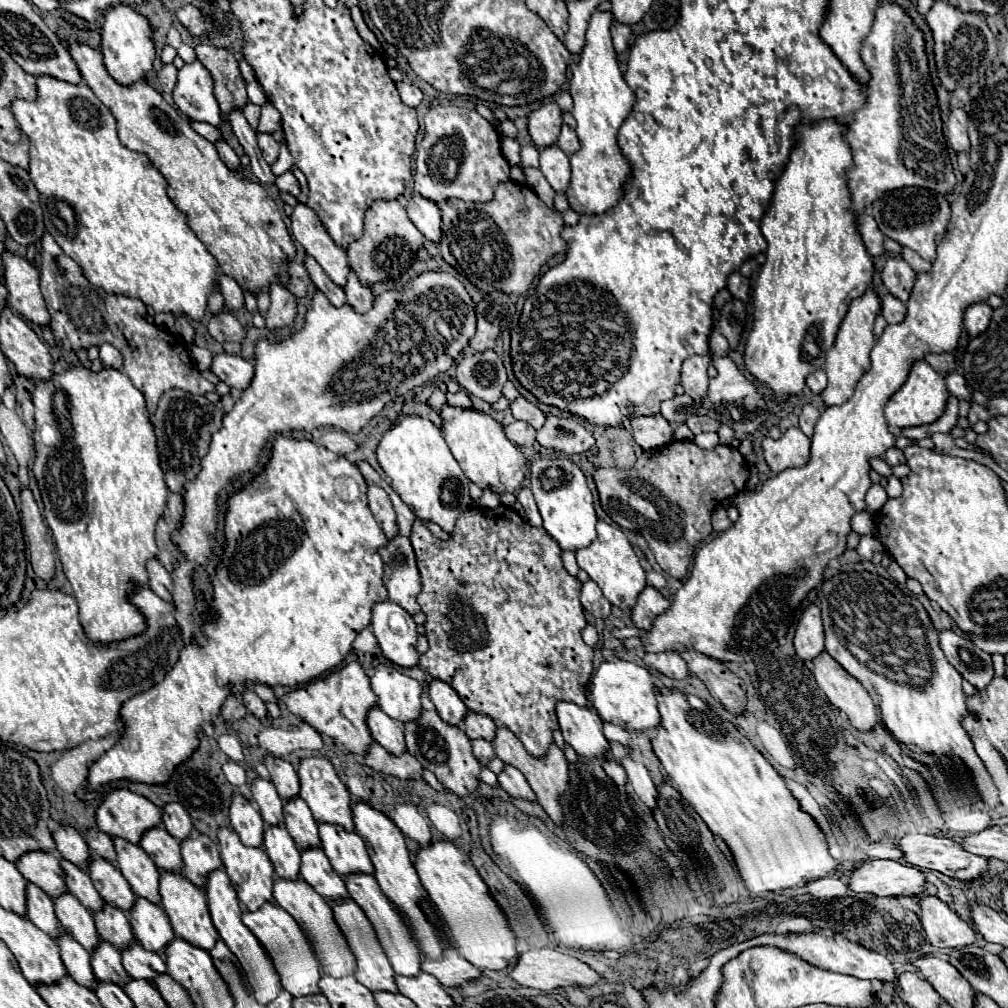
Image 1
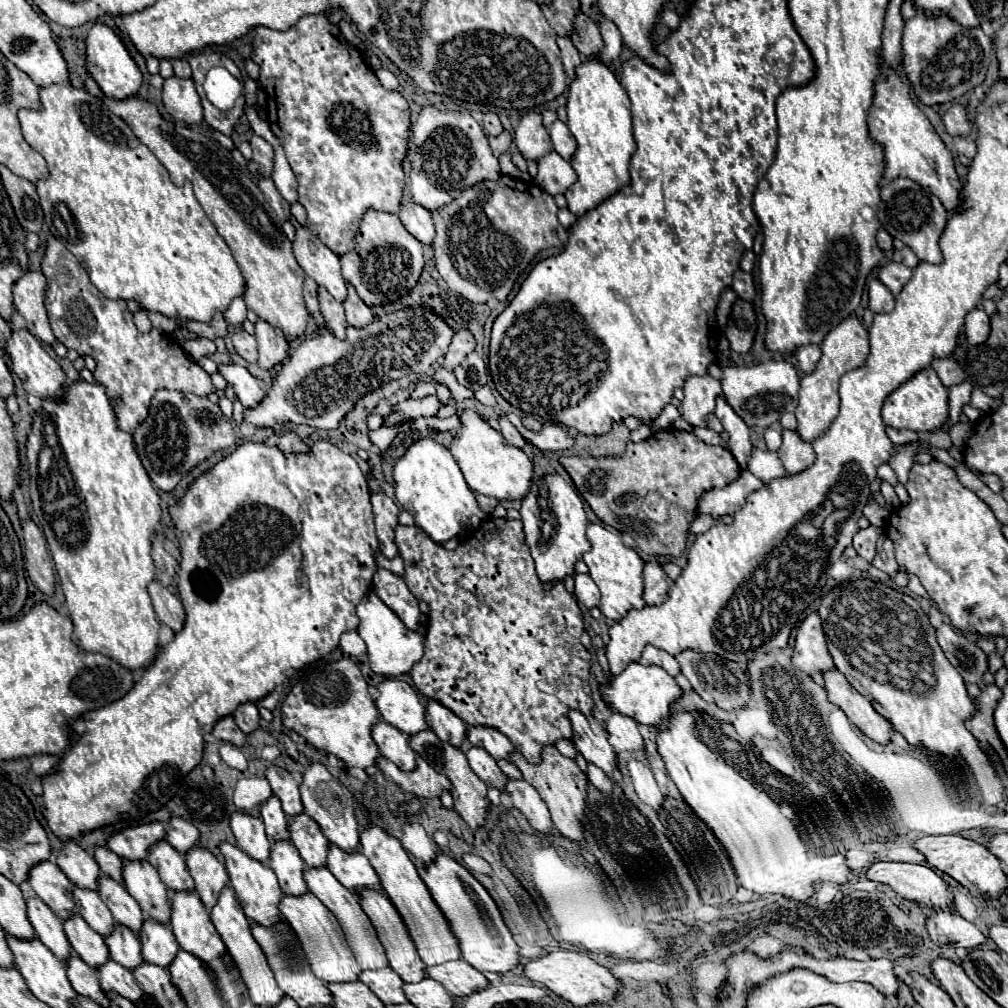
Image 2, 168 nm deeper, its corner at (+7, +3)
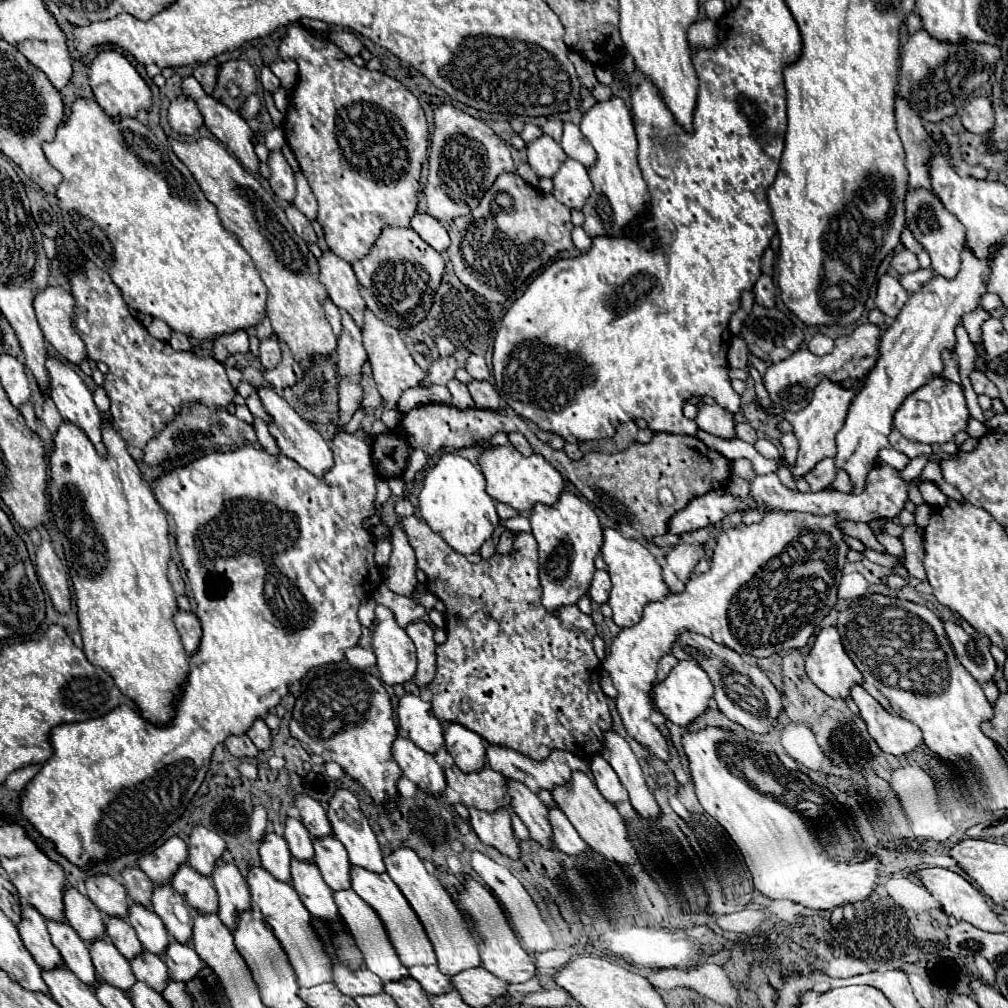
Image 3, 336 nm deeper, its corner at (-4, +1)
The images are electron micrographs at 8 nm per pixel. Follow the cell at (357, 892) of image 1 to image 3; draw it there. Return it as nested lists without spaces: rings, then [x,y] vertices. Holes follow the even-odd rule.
[[[415,965],[409,967],[409,975],[419,981],[419,985],[429,993],[429,995],[441,995],[453,989],[451,979],[443,975],[437,965]]]

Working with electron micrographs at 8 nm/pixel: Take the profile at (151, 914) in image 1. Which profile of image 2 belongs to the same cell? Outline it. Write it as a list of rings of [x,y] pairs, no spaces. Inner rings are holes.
[[[144,921],[140,931],[142,955],[144,961],[160,967],[168,967],[180,951],[180,945],[170,927],[160,925],[156,921]]]

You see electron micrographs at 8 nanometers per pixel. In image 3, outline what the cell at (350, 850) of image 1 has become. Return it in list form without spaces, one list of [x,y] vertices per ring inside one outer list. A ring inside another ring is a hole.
[[[353,865],[351,867],[351,887],[365,903],[369,903],[377,911],[377,915],[381,917],[381,921],[389,933],[389,939],[405,967],[435,963],[435,951],[433,951],[433,945],[431,945],[423,925],[419,923],[415,911],[411,909],[411,905],[407,903],[407,899],[403,897],[403,893],[399,891],[399,887],[393,883],[393,879],[387,873],[371,873],[363,867]]]

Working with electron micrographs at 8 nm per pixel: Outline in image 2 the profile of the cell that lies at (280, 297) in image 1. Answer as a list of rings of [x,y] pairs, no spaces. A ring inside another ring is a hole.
[[[258,321],[256,323],[256,341],[258,341],[258,365],[264,369],[264,371],[270,371],[274,369],[276,365],[280,365],[286,357],[288,357],[288,341],[284,339],[284,335],[274,329],[272,325],[268,325],[266,321]]]

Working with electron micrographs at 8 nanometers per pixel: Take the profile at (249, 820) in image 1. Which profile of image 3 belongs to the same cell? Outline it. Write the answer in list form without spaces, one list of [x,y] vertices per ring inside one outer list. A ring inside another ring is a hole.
[[[267,833],[261,839],[259,845],[259,857],[261,857],[261,865],[279,881],[289,881],[291,873],[289,873],[289,861],[291,861],[291,853],[287,847],[287,841],[277,835],[277,833]]]

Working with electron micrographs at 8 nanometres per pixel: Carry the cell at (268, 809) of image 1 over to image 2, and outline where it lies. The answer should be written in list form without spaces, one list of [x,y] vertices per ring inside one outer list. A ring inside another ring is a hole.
[[[270,797],[262,805],[262,821],[266,825],[266,835],[272,837],[274,841],[286,841],[286,839],[290,839],[288,819],[286,819],[282,807],[280,807],[280,799],[278,797]]]

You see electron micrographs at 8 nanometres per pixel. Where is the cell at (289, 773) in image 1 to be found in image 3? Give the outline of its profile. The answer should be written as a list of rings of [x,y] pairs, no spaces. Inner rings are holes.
[[[295,795],[295,807],[299,809],[301,821],[313,837],[325,837],[331,833],[329,819],[319,801],[311,799],[309,795]]]

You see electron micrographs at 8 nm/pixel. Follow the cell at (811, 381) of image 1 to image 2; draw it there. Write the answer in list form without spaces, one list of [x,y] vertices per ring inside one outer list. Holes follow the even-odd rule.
[[[802,345],[796,349],[796,359],[798,359],[798,367],[804,373],[810,373],[816,365],[816,361],[820,359],[820,347],[818,345]]]

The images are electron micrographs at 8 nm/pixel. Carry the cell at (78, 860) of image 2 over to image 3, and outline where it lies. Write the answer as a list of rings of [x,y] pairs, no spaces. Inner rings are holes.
[[[95,873],[85,879],[87,895],[97,905],[99,911],[115,917],[125,917],[129,909],[129,899],[125,887],[105,873]]]

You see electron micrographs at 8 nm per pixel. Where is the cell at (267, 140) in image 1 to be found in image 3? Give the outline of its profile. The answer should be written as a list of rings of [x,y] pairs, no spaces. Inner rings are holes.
[[[271,151],[267,165],[271,169],[271,177],[269,177],[269,185],[273,189],[273,193],[279,199],[285,201],[293,201],[295,197],[295,179],[293,179],[293,169],[289,167],[287,159],[283,157],[281,151]]]

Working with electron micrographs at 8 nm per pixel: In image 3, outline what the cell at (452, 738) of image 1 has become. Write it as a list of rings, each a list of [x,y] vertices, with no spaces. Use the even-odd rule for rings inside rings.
[[[471,807],[469,813],[471,813],[471,817],[469,817],[471,827],[483,843],[495,847],[497,851],[501,851],[503,855],[507,855],[511,859],[519,857],[519,847],[517,847],[513,829],[511,829],[511,819],[509,819],[507,807],[497,807],[493,813]]]

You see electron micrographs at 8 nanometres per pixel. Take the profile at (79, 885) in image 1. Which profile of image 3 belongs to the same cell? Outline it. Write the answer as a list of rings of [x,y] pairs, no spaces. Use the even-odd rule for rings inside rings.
[[[107,917],[105,919],[105,933],[113,941],[113,945],[121,951],[123,957],[133,959],[143,951],[143,945],[139,943],[135,929],[121,917]]]

